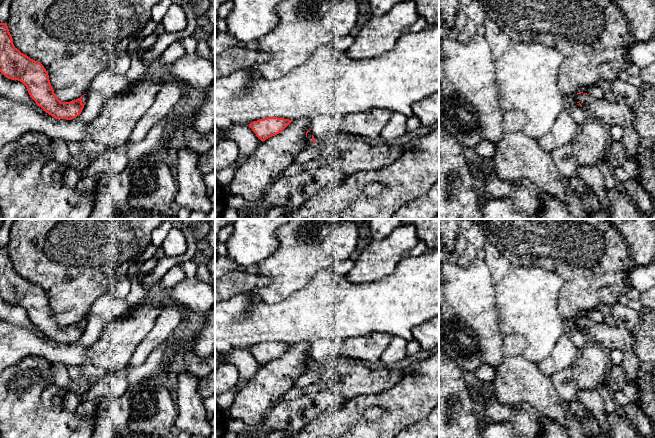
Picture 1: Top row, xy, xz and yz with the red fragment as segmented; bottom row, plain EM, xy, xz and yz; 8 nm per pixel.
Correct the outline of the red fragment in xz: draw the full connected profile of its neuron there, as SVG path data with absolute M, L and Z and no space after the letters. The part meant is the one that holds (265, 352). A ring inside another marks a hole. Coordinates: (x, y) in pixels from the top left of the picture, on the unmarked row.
M266 341L264 343L251 346L249 351L263 366L266 363L282 356L292 345L293 344L278 341Z

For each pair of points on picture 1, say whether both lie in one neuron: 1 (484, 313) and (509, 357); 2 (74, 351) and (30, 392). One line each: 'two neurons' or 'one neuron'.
1: two neurons
2: two neurons

